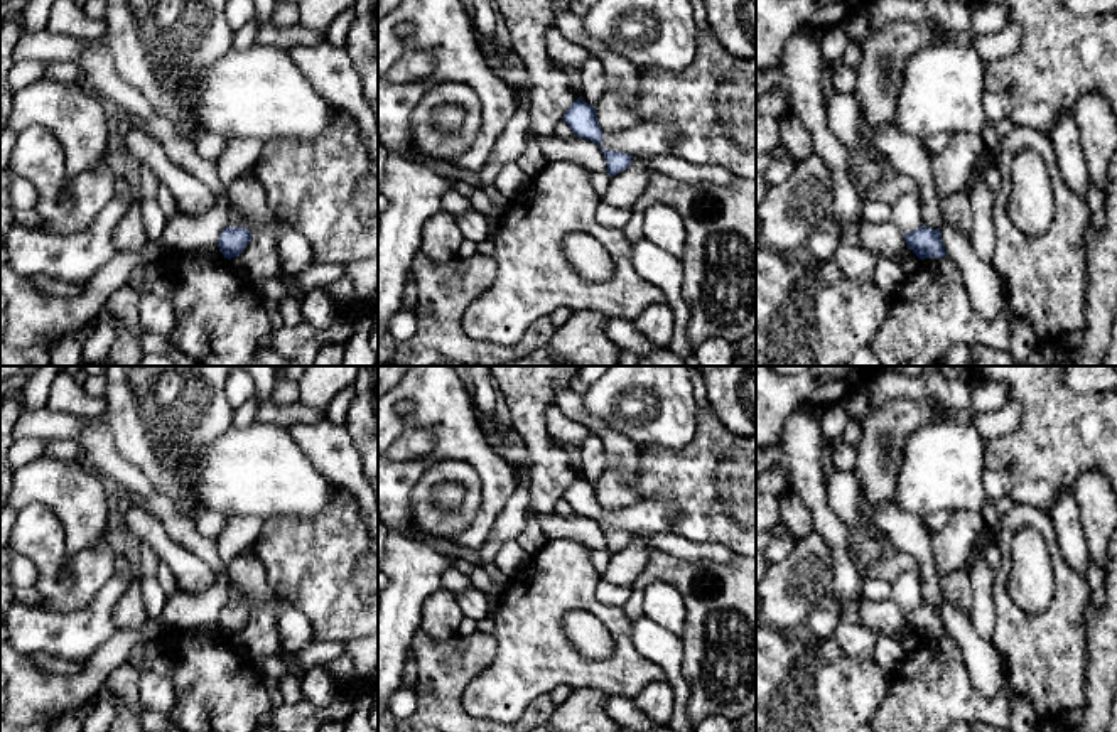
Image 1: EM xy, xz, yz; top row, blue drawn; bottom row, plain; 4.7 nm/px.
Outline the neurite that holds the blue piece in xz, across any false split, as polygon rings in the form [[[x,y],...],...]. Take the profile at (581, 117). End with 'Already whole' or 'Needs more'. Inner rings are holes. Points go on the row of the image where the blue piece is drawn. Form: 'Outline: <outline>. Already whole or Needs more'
Outline: [[[577,98],[565,111],[564,121],[575,133],[575,137],[591,140],[602,148],[602,130],[599,126],[594,106]]]. Already whole

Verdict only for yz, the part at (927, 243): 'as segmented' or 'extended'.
as segmented

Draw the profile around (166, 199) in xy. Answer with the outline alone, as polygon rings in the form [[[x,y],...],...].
[[[162,184],[157,191],[157,204],[160,206],[167,219],[174,218],[179,213],[174,194]]]

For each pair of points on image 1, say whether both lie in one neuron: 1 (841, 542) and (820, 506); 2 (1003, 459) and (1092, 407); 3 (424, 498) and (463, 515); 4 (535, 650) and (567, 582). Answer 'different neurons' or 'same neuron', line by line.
1: same neuron
2: same neuron
3: same neuron
4: same neuron

